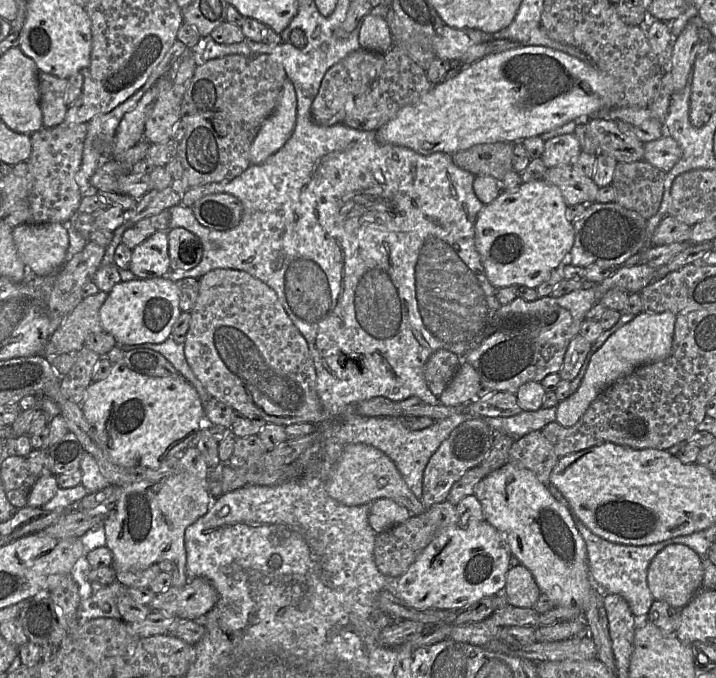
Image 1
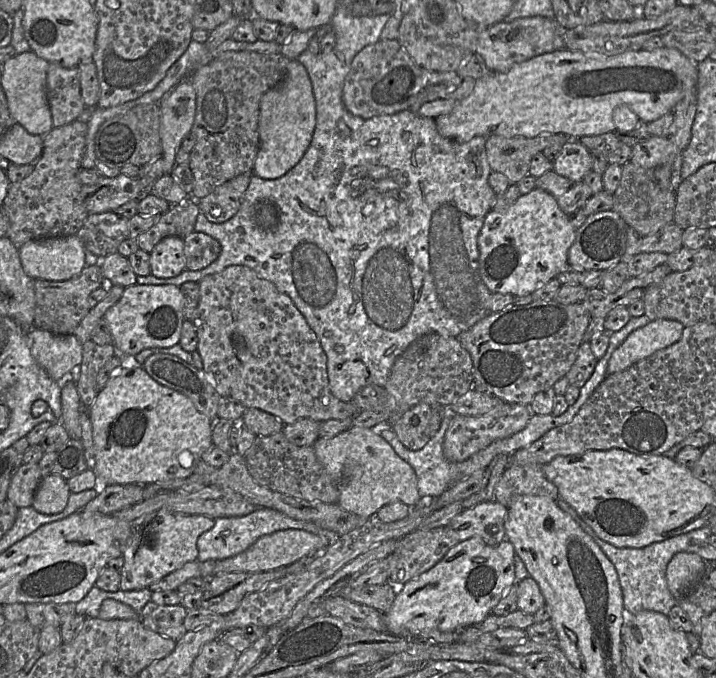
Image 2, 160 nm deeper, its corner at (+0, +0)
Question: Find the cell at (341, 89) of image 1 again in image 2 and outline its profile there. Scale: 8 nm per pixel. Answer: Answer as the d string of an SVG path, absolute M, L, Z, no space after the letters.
M380 39L354 57L344 81L342 100L351 114L370 118L414 110L423 102L436 98L438 93L455 90L461 82L462 77L457 72L428 71L417 65L397 39Z

